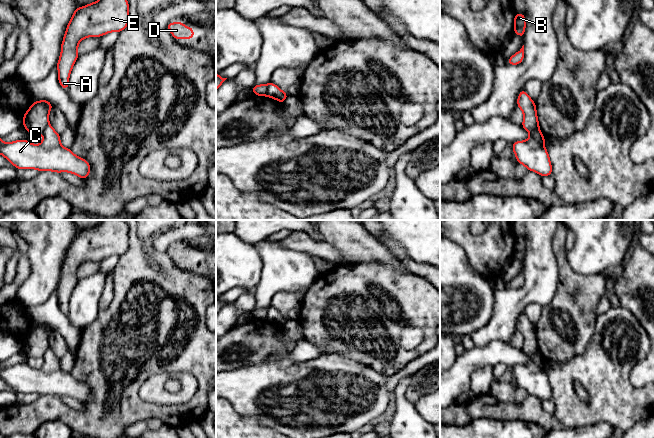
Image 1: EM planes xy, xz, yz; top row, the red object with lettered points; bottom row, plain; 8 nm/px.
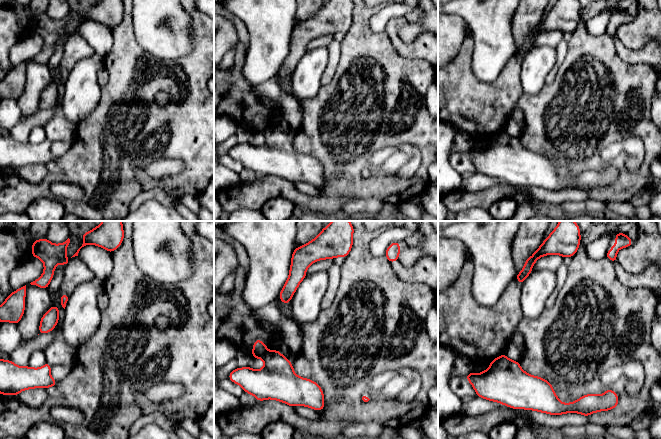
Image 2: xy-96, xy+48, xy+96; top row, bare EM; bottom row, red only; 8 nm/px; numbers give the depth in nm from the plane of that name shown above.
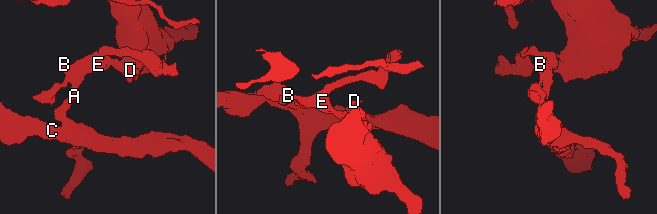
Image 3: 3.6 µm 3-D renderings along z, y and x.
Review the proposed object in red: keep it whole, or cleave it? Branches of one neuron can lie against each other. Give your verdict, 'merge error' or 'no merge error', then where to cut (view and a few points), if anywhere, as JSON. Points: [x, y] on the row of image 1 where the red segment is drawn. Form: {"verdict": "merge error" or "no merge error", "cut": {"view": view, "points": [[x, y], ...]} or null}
{"verdict": "merge error", "cut": {"view": "xz", "points": [[269, 84], [266, 95]]}}

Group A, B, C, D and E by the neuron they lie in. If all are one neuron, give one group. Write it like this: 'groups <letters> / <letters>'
groups A B D E / C

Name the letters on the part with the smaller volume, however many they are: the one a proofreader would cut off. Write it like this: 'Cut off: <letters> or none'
Cut off: A, B, D, E

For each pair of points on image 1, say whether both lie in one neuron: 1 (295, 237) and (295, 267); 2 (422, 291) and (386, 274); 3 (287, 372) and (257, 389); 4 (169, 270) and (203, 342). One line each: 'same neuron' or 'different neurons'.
1: different neurons
2: same neuron
3: same neuron
4: same neuron

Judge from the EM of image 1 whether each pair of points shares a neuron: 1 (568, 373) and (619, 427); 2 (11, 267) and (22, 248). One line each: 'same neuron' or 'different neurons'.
1: same neuron
2: same neuron

